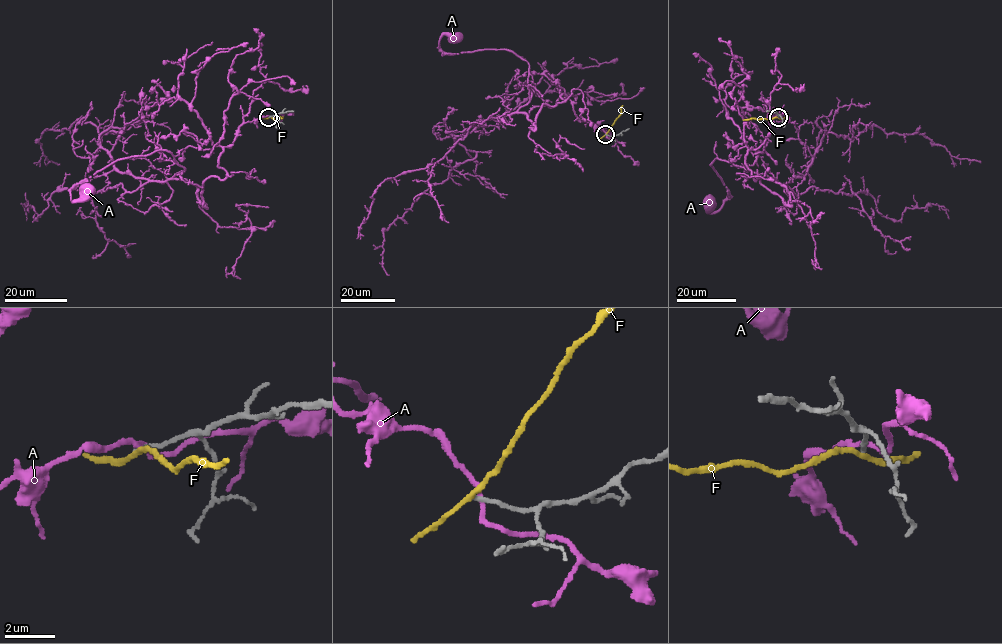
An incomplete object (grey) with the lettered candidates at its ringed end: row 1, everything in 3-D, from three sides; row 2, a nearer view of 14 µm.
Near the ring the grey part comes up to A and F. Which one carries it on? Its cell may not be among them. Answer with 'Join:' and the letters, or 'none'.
Join: none

